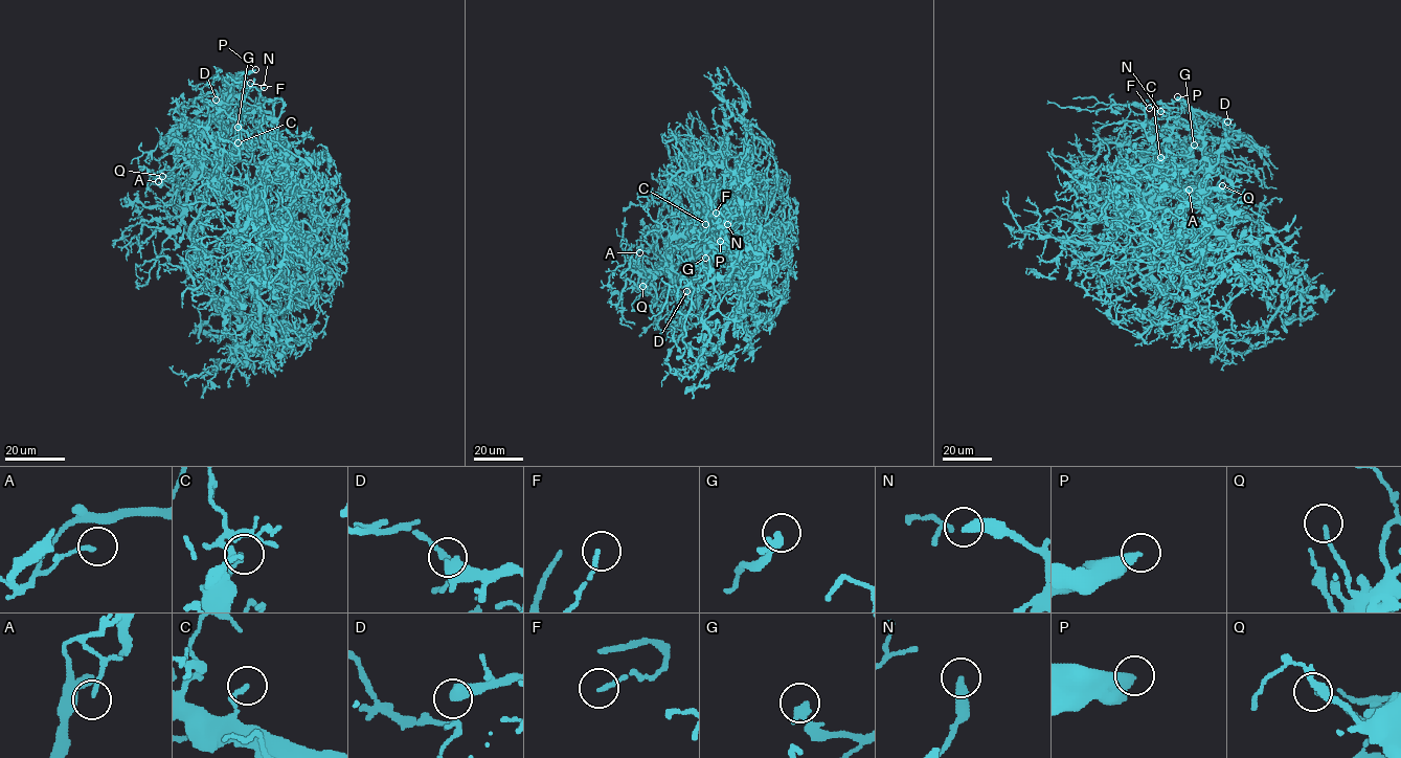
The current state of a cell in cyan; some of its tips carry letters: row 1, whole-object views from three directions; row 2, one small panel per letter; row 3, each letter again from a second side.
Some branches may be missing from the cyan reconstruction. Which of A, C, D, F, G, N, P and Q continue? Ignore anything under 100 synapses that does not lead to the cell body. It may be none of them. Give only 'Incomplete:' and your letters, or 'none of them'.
Incomplete: P

